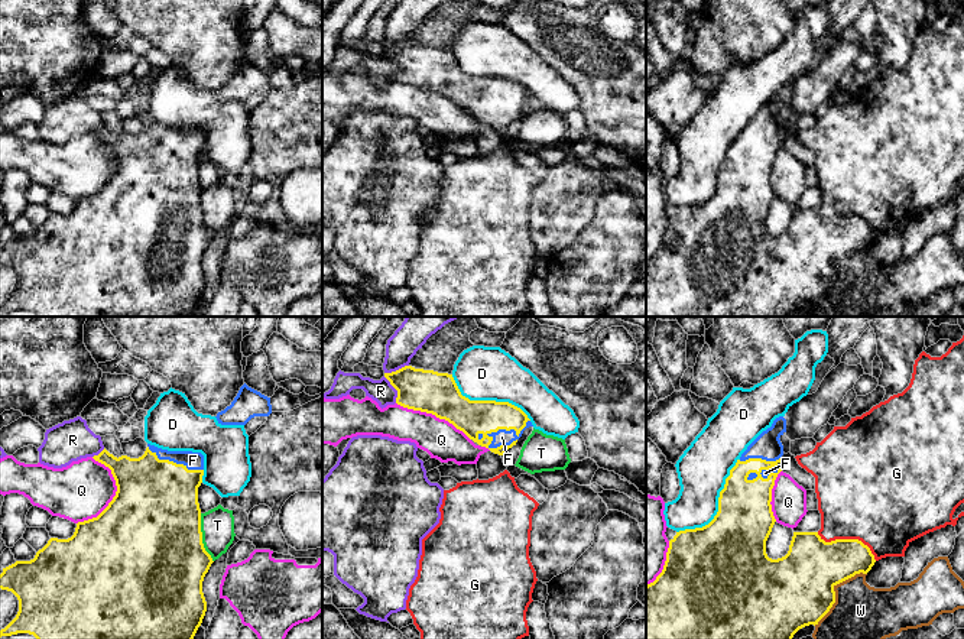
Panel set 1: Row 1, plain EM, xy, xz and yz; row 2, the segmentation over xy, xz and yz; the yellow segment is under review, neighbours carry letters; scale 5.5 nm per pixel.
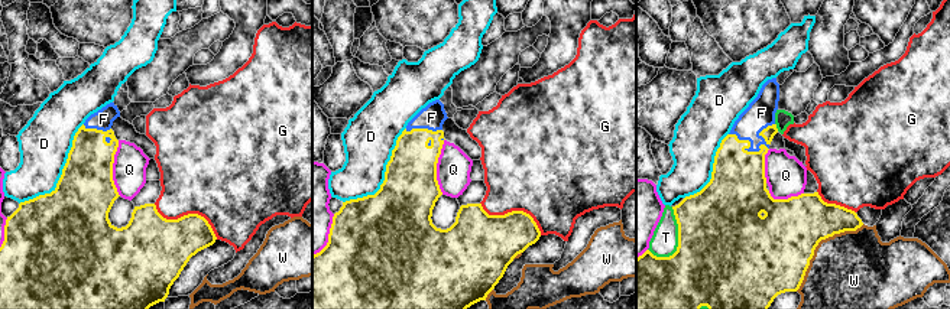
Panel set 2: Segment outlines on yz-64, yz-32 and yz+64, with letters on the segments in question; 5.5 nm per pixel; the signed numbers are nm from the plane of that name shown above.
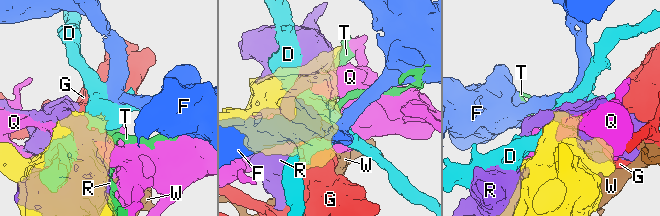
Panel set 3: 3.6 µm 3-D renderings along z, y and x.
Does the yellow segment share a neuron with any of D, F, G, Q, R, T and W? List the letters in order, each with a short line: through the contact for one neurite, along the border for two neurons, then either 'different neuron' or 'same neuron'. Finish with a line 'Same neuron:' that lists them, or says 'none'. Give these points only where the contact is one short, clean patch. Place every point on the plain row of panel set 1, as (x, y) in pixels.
D: different neuron
F: xz (476, 93), (509, 101), (512, 119), (502, 113) | same neuron
G: different neuron
Q: different neuron
R: different neuron
T: different neuron
W: different neuron
Same neuron: F

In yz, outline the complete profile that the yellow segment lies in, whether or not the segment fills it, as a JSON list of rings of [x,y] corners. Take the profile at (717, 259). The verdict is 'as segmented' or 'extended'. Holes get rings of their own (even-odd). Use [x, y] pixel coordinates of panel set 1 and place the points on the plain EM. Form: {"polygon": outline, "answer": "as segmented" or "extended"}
{"polygon": [[[779,93],[730,146],[714,195],[702,204],[679,207],[669,217],[662,249],[646,262],[646,317],[792,317],[799,305],[818,301],[830,288],[835,279],[837,260],[872,246],[874,231],[861,217],[825,218],[818,208],[793,208],[785,233],[767,233],[766,217],[776,198],[770,181],[772,165],[783,142],[783,121],[779,114],[785,108],[786,95]]], "answer": "extended"}

